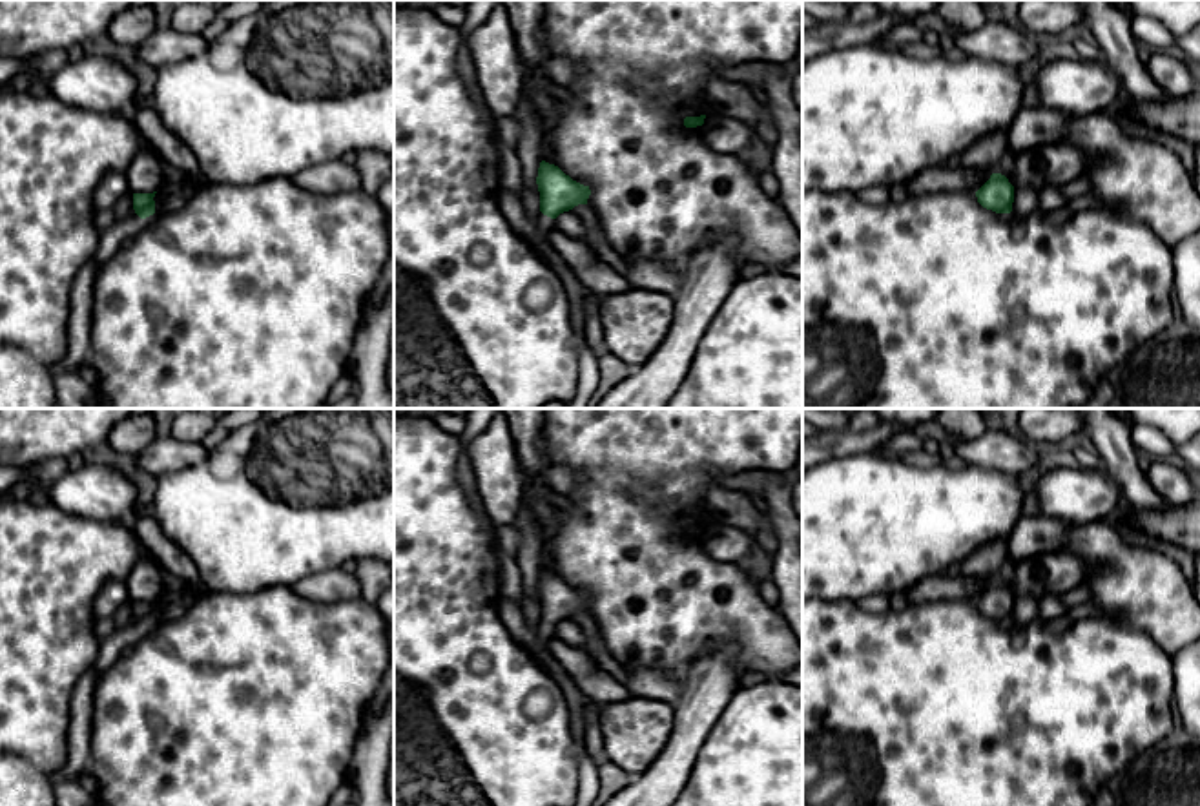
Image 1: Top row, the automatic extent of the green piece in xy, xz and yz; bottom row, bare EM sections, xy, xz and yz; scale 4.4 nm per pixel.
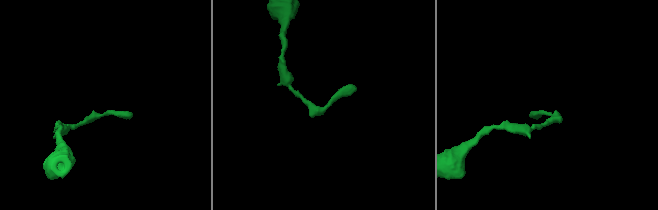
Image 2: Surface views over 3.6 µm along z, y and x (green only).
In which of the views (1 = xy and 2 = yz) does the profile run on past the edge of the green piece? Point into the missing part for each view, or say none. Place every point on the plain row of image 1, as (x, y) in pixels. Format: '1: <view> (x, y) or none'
1: none
2: none

